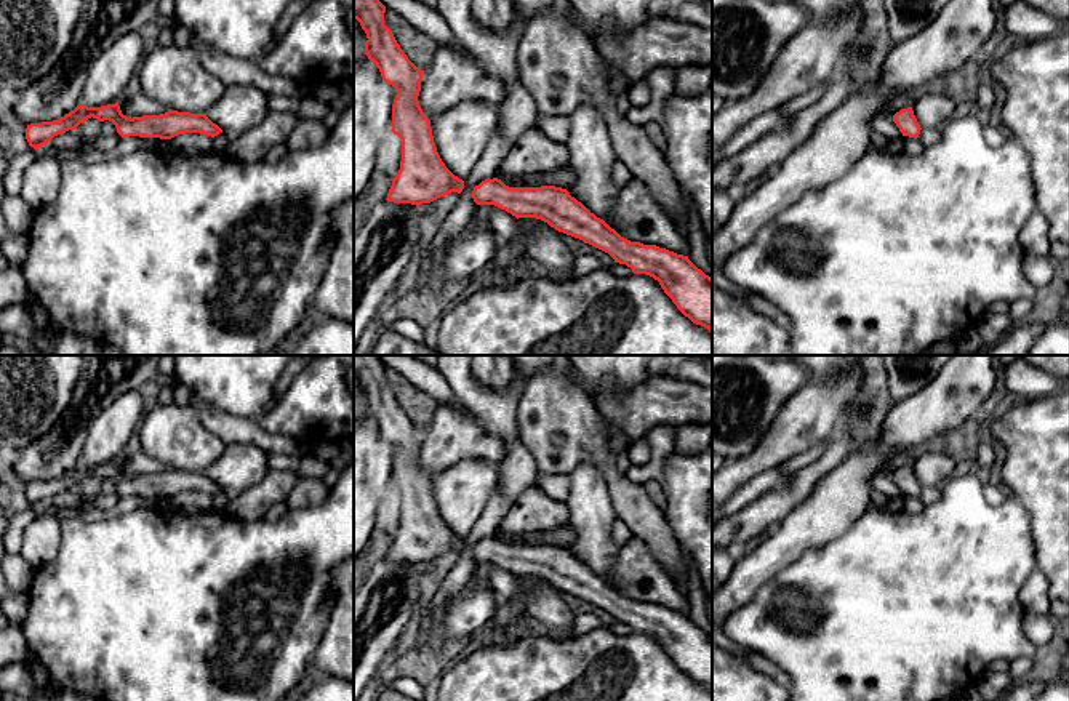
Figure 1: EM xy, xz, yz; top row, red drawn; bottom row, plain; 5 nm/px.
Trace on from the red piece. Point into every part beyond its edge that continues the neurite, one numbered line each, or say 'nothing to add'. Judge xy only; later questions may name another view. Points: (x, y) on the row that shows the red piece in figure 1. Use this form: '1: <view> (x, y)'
nothing to add

